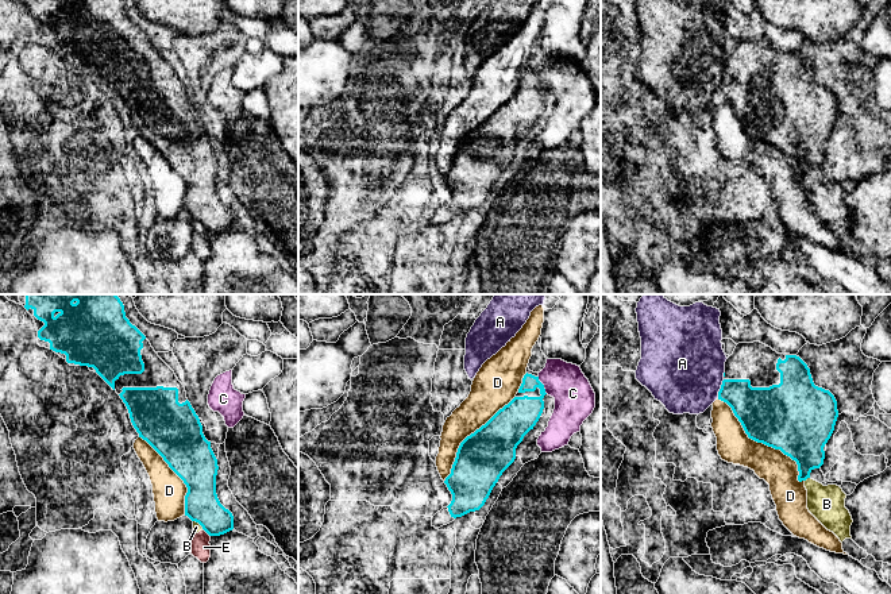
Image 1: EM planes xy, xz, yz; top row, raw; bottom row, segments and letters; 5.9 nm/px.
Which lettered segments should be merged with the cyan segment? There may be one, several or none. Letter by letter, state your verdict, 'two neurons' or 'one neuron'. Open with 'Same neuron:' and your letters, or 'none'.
Same neuron: none
A: two neurons
B: two neurons
C: two neurons
D: two neurons
E: two neurons

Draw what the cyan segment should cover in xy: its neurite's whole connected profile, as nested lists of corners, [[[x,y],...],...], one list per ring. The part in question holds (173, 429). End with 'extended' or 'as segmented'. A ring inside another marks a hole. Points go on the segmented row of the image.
[[[123,387],[122,390],[119,396],[139,437],[146,440],[186,485],[185,516],[198,522],[209,536],[232,531],[234,516],[220,504],[216,494],[217,459],[190,402],[188,400],[178,402],[177,387]]]; as segmented

